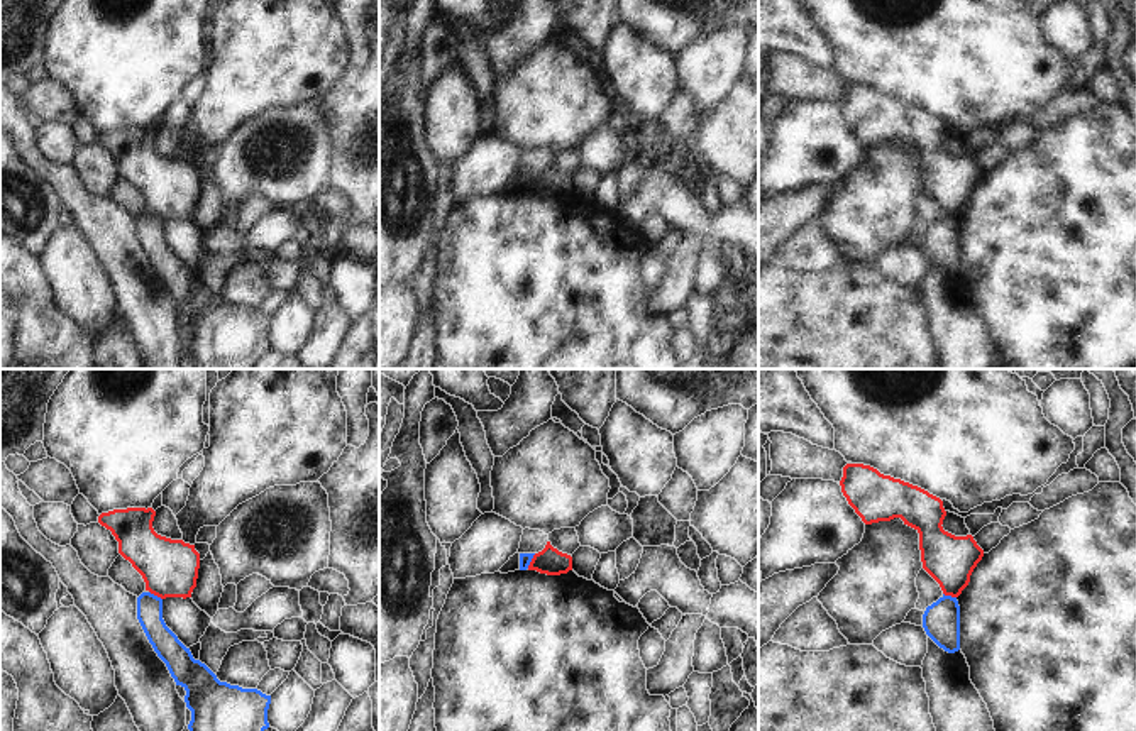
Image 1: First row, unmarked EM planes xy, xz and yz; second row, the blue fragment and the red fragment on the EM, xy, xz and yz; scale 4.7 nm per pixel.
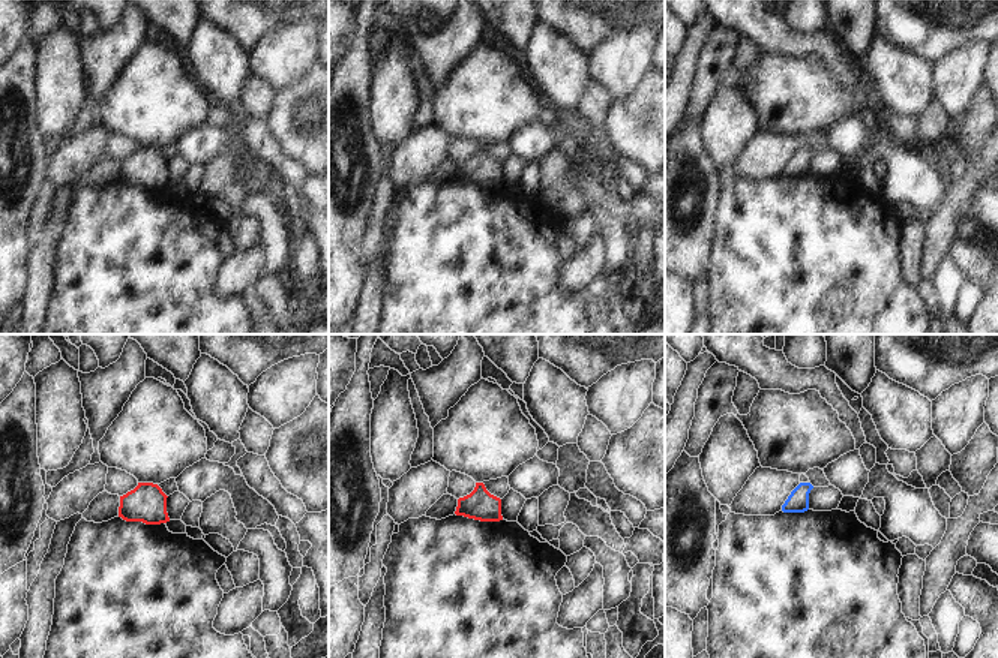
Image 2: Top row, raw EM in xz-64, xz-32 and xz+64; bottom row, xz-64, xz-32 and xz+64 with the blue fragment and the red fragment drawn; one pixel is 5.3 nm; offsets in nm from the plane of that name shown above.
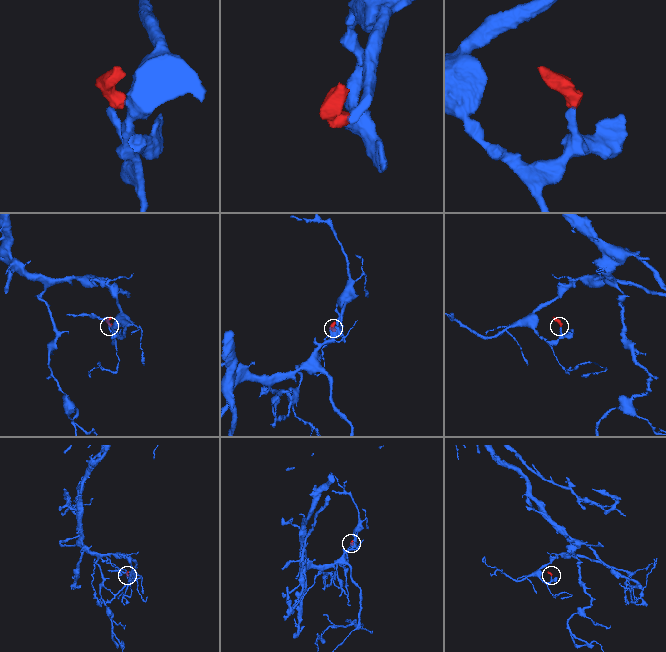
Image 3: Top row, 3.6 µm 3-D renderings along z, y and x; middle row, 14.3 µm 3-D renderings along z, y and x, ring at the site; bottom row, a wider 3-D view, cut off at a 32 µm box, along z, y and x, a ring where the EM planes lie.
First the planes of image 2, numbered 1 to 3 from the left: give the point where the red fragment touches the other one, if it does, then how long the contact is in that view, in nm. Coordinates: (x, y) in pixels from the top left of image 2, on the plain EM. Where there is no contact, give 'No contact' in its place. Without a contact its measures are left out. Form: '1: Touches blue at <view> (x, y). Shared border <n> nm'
1: No contact
2: No contact
3: No contact.

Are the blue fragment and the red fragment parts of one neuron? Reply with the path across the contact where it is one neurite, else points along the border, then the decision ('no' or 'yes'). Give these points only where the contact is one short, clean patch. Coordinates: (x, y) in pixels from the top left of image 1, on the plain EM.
border along xz (535, 175), (527, 188); no

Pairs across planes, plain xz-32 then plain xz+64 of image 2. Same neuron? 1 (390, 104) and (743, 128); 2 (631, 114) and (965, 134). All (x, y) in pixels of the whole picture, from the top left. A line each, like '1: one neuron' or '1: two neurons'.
1: one neuron
2: one neuron

